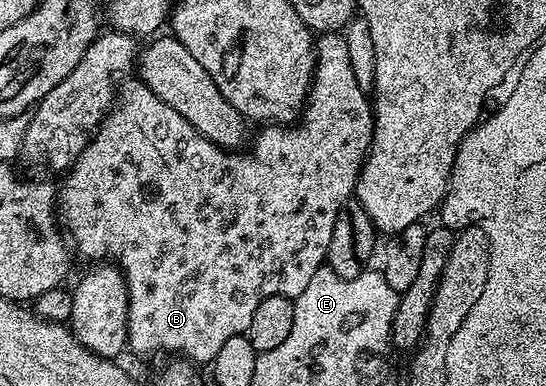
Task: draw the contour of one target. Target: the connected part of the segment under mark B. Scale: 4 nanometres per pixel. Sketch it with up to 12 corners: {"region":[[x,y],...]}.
{"region":[[341,32],[221,148],[133,78],[55,209],[127,348],[212,365],[296,298],[373,106]]}

